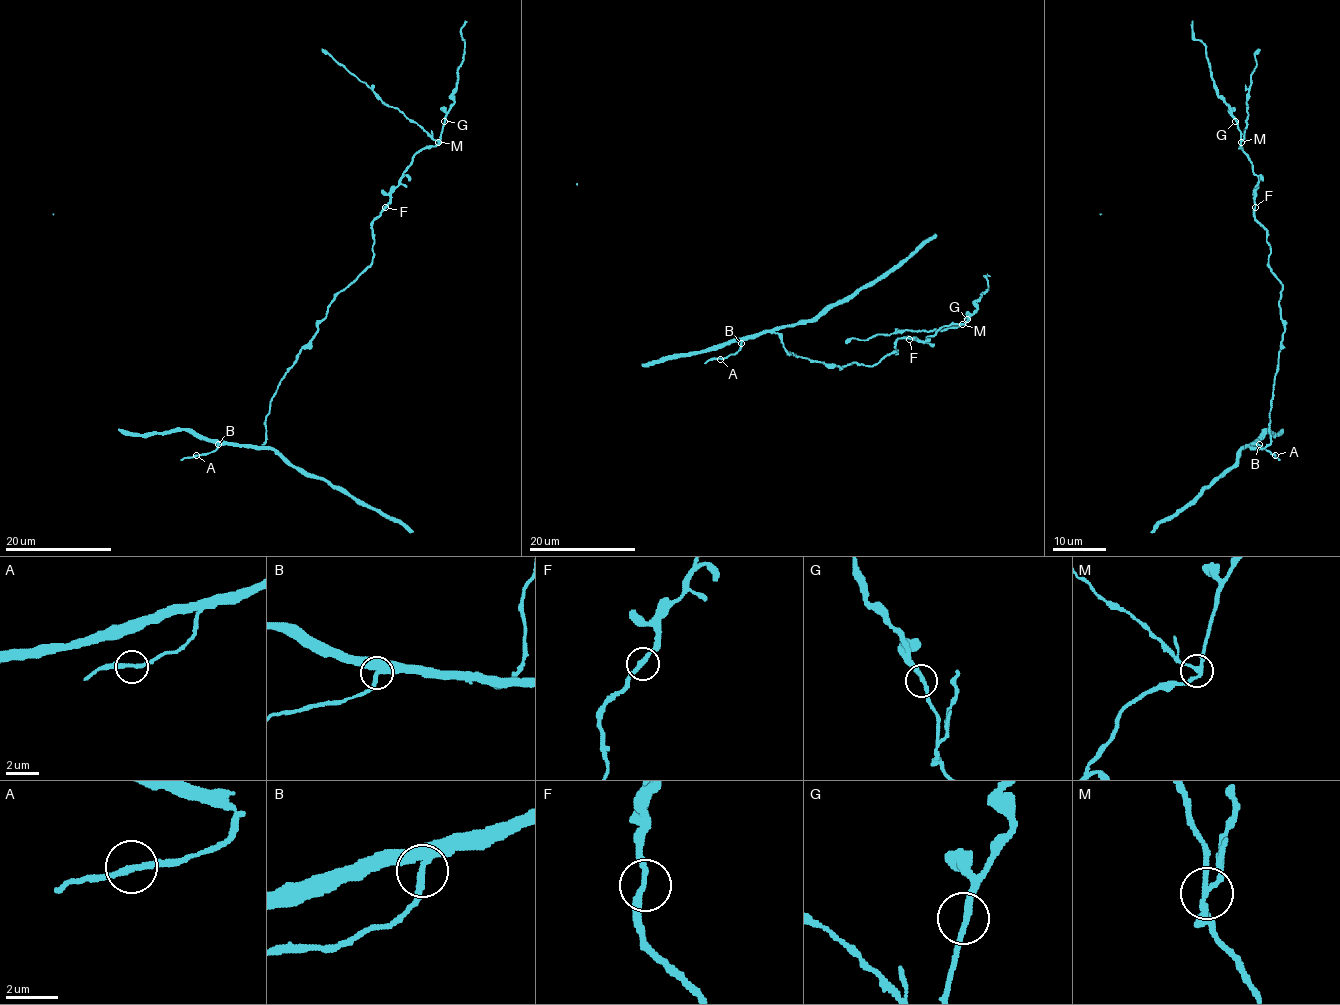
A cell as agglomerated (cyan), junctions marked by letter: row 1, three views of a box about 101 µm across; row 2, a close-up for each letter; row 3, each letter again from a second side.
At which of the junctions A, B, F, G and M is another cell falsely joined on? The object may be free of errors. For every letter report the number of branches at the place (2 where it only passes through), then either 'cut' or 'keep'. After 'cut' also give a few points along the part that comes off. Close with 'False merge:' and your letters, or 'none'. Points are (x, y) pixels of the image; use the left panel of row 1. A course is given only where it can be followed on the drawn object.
A: 2 branches meet; keep
B: 3 branches meet; keep
F: 2 branches meet; keep
G: 2 branches meet; keep
M: 3 branches meet; cut; foreign part runs (439, 142), (403, 113), (383, 102), (365, 83), (321, 49)
False merge: M

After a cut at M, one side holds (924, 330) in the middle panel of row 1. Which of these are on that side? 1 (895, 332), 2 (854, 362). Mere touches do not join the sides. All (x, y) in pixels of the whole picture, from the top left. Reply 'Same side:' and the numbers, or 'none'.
Same side: 1

